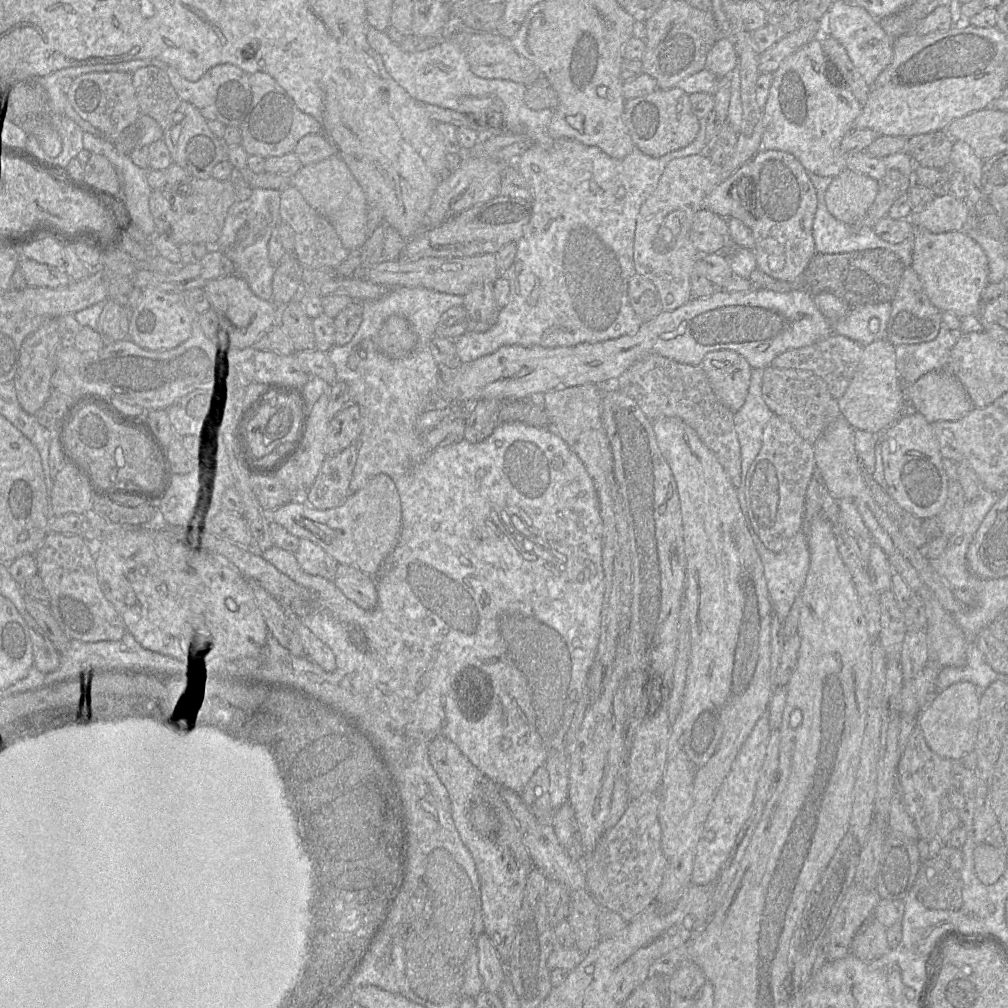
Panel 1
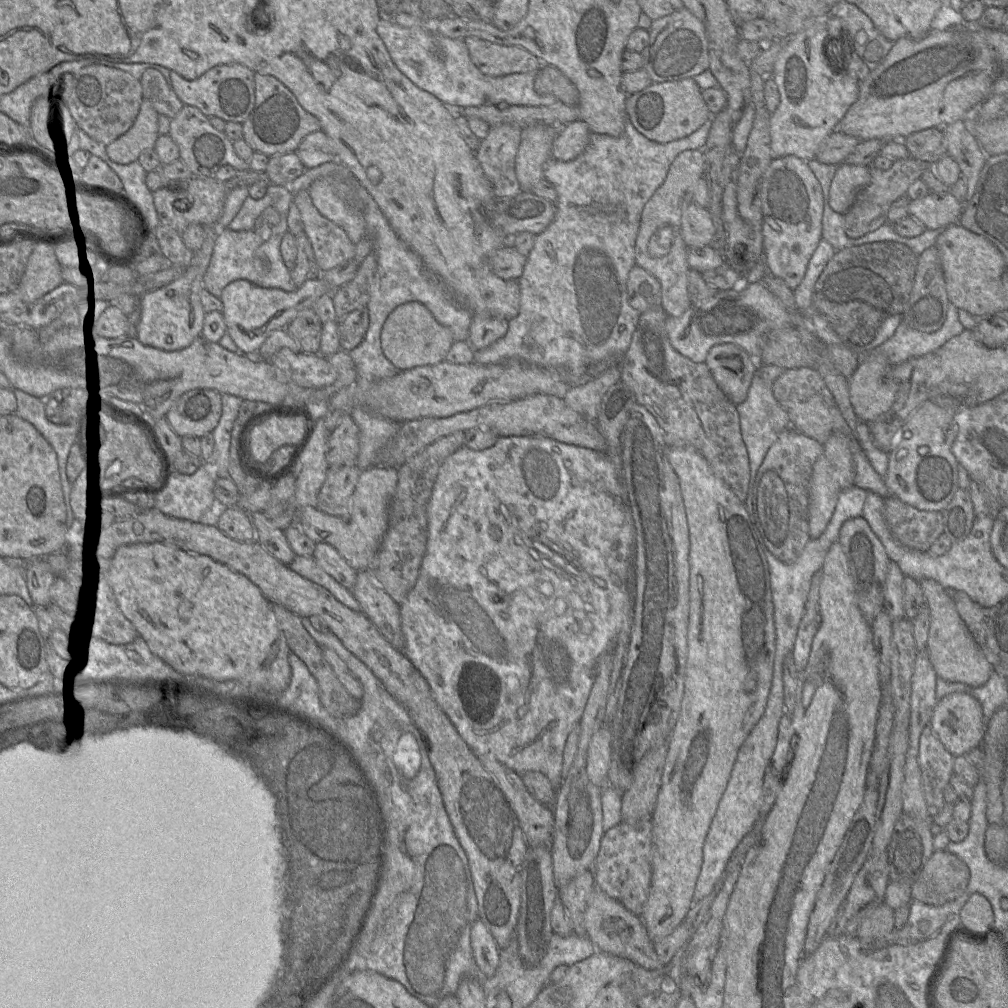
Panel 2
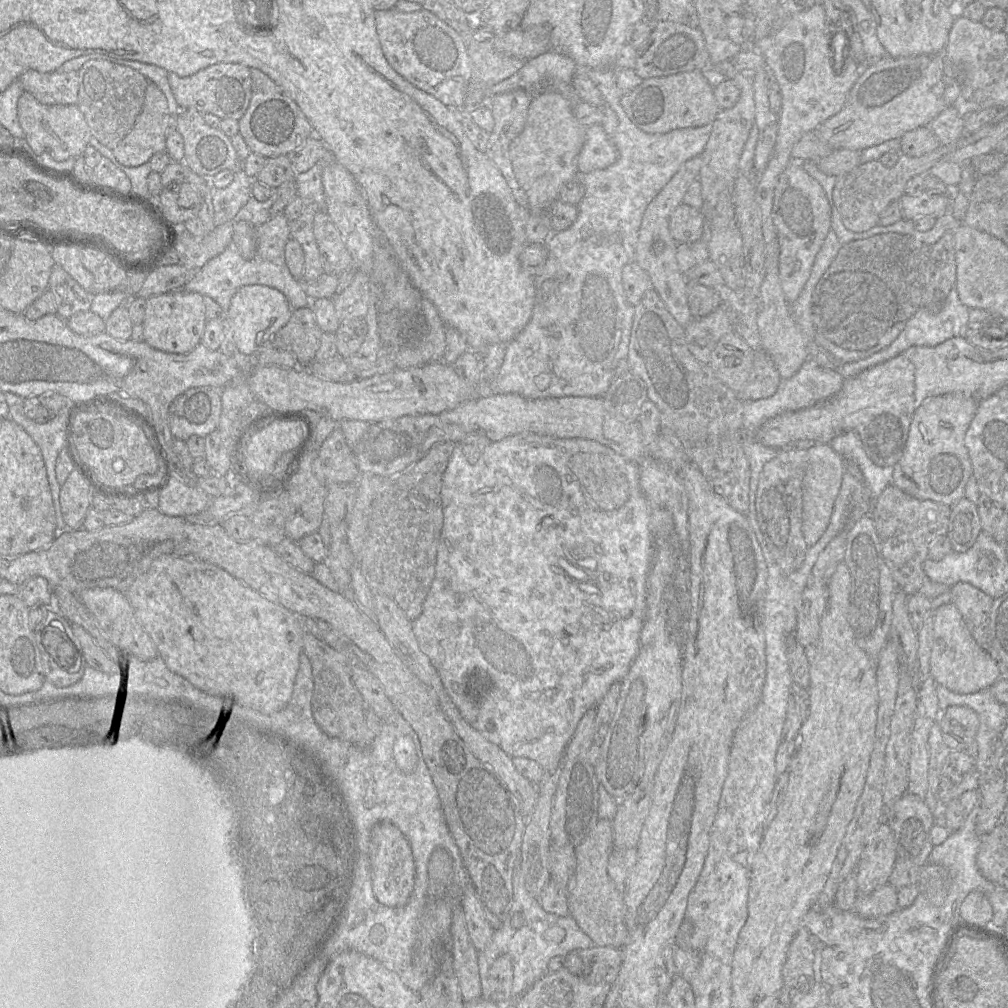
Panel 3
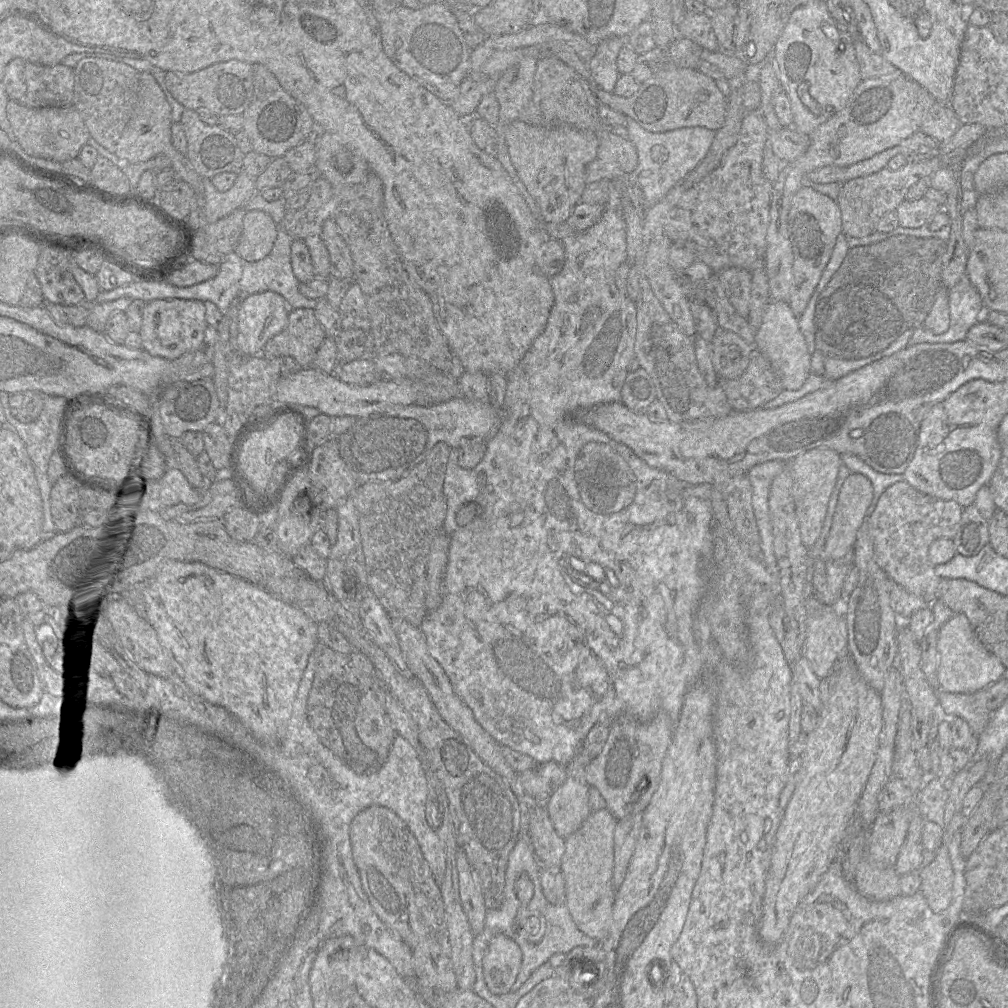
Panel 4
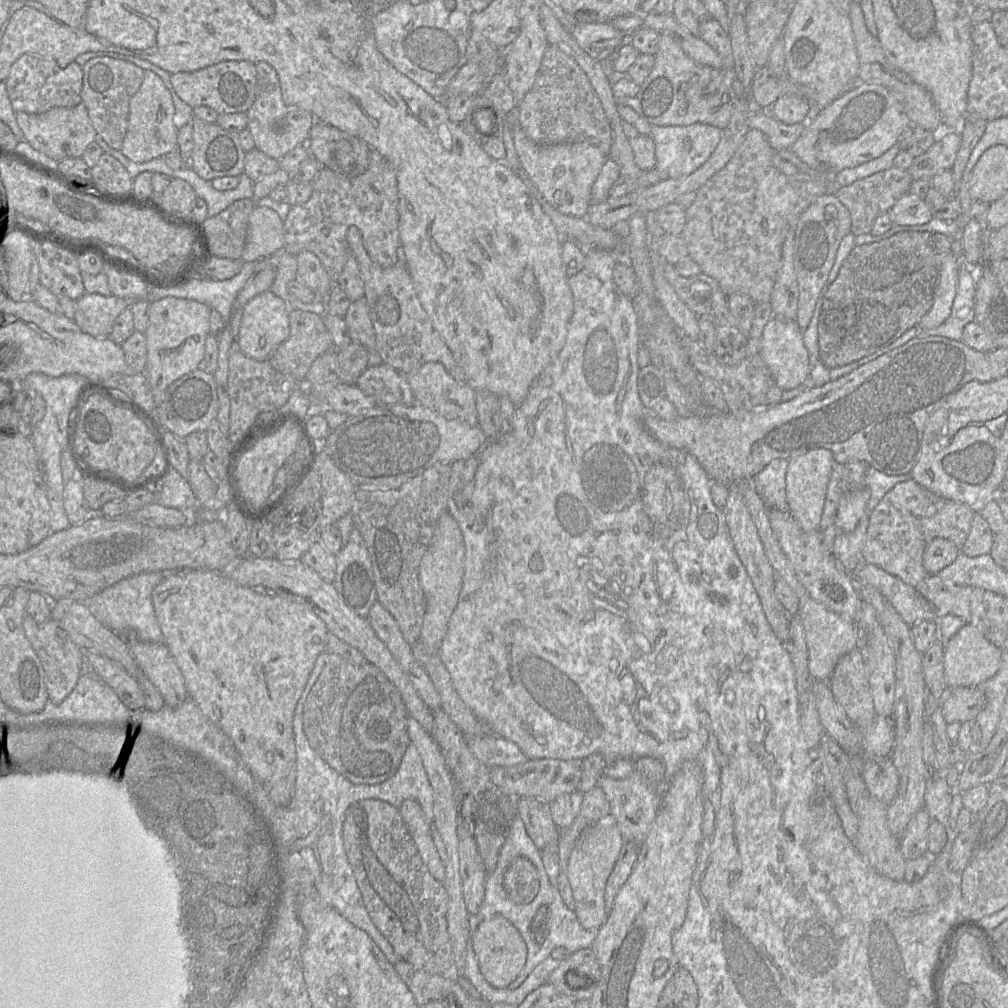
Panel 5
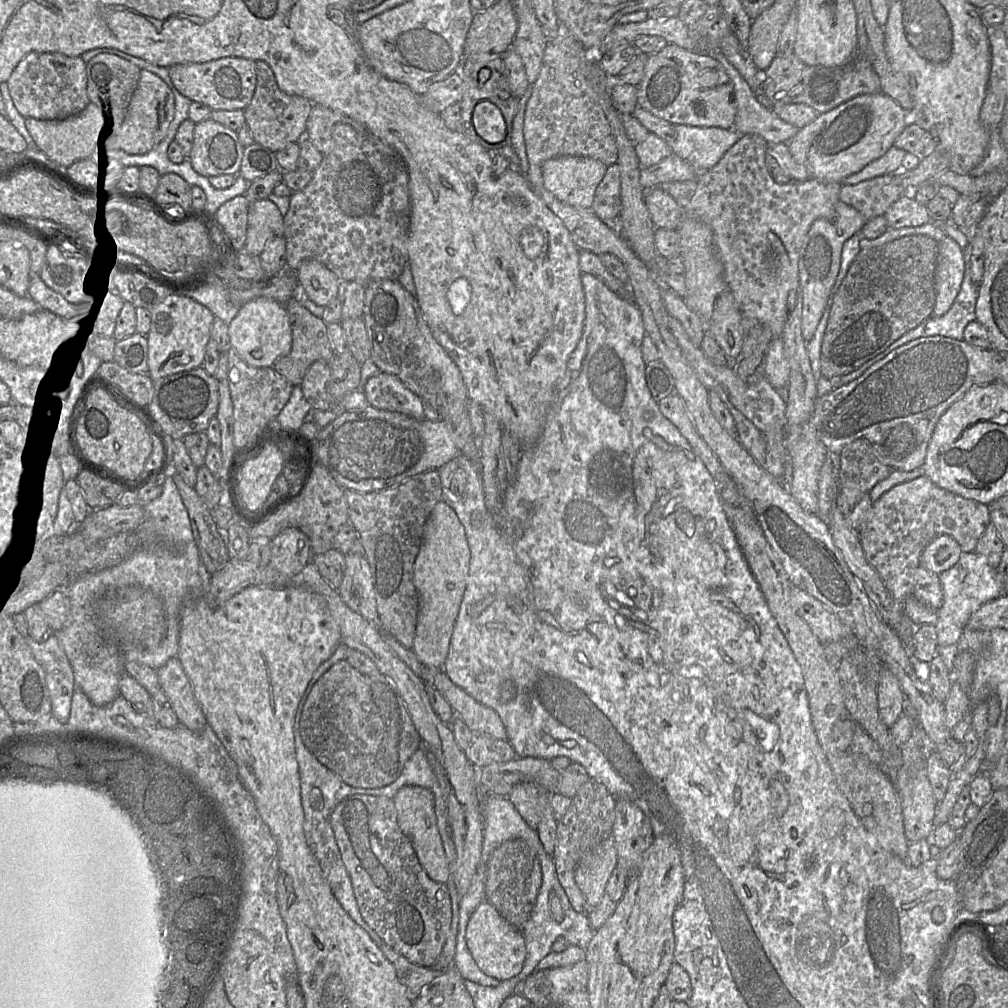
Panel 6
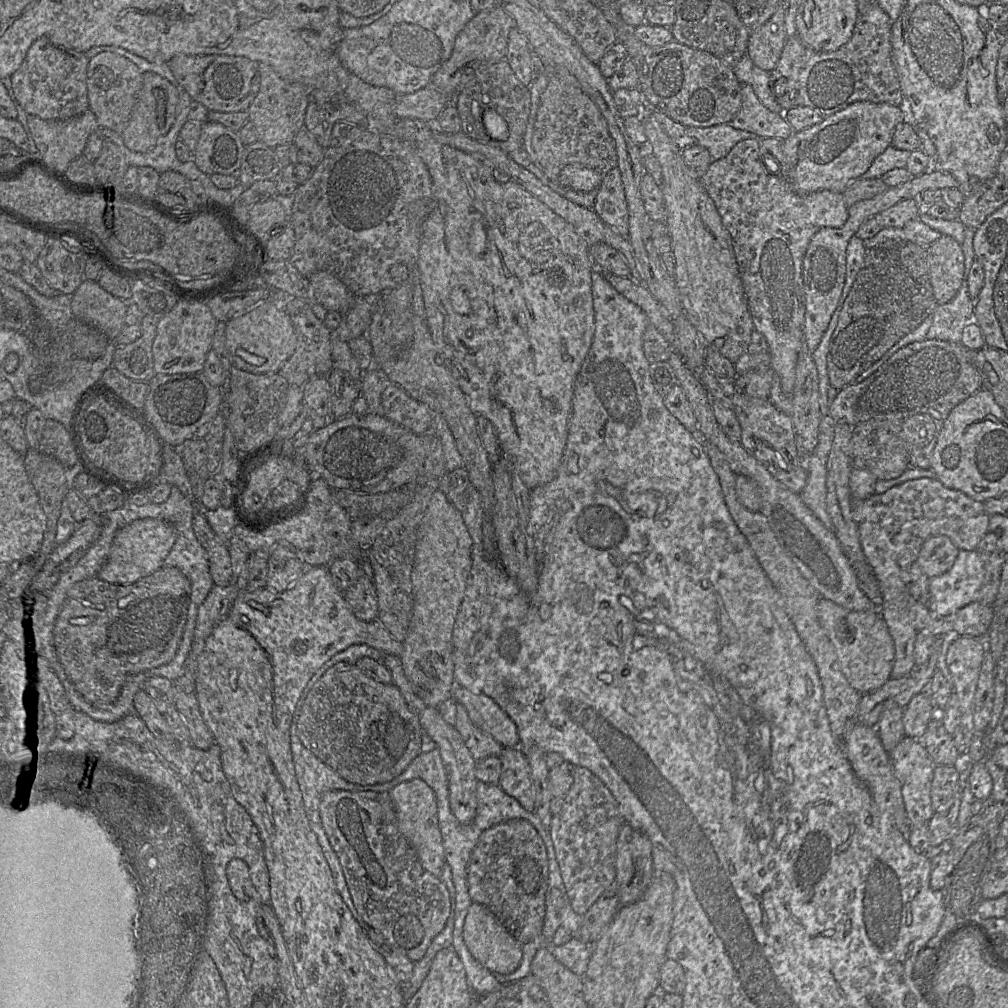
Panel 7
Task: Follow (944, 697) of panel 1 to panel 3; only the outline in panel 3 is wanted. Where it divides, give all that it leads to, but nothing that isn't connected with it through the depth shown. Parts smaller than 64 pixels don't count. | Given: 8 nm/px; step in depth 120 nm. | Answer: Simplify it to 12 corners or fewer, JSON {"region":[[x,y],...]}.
{"region":[[949,706],[937,723],[951,751],[975,741],[977,713]]}

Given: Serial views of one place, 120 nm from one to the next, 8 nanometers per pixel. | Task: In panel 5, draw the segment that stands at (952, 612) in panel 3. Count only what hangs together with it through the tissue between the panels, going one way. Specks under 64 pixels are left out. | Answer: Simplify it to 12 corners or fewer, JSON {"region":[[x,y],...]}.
{"region":[[966,624],[944,644],[949,689],[993,677],[1002,651]]}

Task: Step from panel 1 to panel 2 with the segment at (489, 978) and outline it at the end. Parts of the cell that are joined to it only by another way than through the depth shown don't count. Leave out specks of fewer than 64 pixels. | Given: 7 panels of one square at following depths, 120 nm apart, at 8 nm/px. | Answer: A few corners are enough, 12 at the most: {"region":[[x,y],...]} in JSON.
{"region":[[481,919],[471,929],[475,961],[486,977],[500,962],[500,949]]}

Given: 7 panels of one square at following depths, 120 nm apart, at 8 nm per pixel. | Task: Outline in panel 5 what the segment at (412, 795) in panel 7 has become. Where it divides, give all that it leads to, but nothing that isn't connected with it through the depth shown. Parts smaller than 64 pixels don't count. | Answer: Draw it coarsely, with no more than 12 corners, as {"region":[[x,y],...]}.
{"region":[[420,804],[398,808],[430,874],[442,882],[445,866]]}

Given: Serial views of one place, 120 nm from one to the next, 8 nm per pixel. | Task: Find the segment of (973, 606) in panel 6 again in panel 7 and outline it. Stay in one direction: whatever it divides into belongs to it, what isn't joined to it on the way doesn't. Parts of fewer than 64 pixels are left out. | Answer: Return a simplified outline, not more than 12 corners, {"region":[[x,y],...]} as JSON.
{"region":[[976,550],[930,578],[928,609],[947,616],[974,602],[985,576]]}

